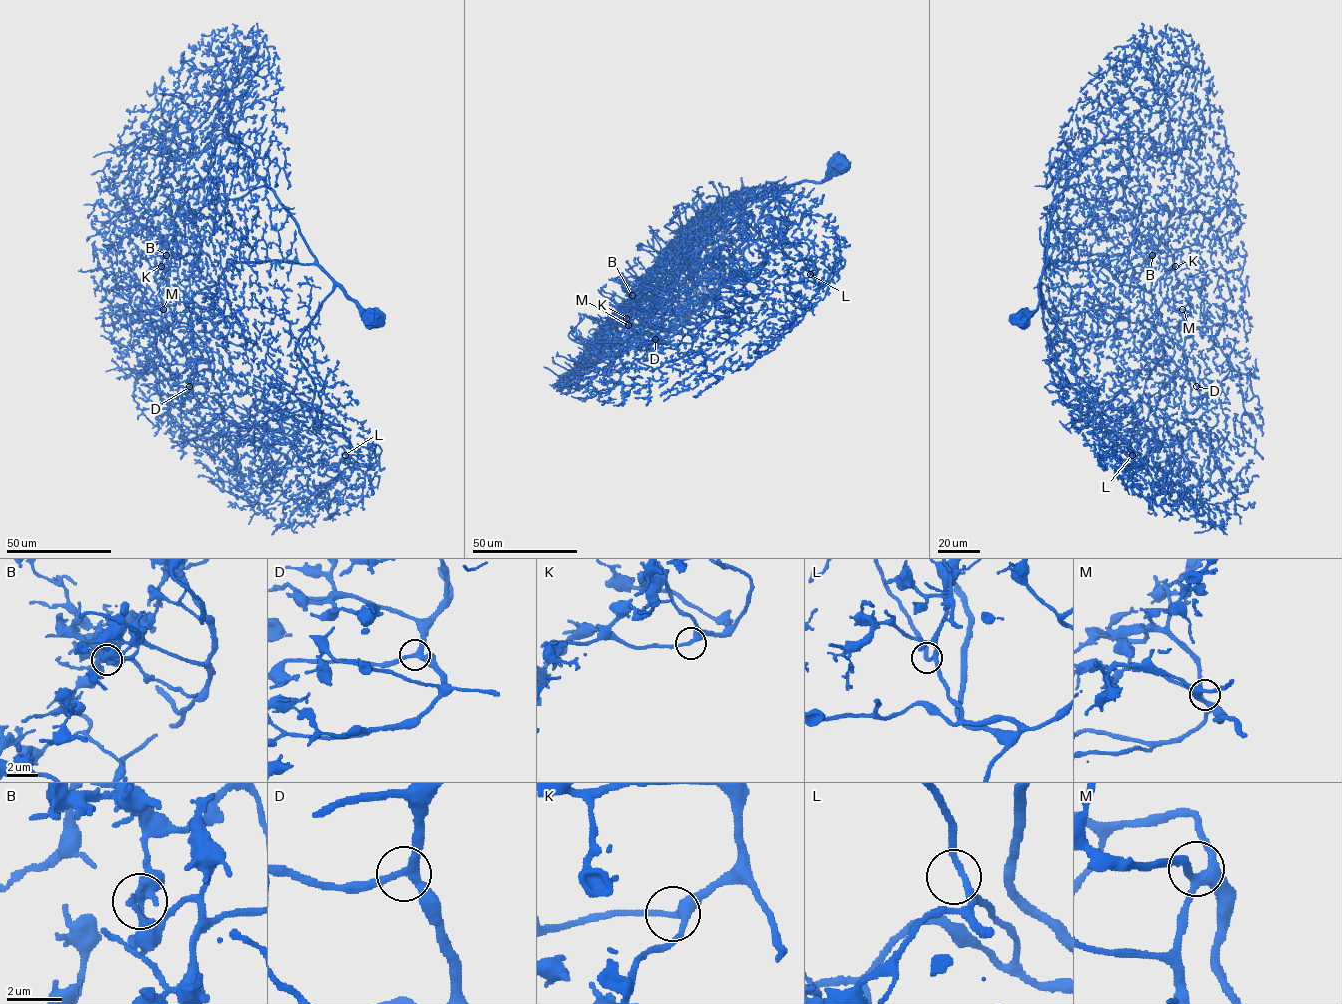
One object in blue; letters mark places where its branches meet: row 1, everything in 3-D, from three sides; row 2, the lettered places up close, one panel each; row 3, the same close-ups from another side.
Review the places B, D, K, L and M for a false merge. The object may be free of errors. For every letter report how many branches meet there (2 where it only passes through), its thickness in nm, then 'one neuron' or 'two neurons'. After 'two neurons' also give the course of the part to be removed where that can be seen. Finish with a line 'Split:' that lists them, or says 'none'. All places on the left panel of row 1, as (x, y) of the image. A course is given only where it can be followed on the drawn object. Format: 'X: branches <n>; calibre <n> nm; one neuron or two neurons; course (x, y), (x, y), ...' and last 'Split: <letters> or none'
B: branches 3; calibre 240 nm; two neurons; course (167, 255), (167, 241), (157, 241), (155, 247)
D: branches 3; calibre 280 nm; one neuron
K: branches 3; calibre 280 nm; one neuron
L: branches 3; calibre 200 nm; one neuron
M: branches 3; calibre 240 nm; one neuron
Split: B

